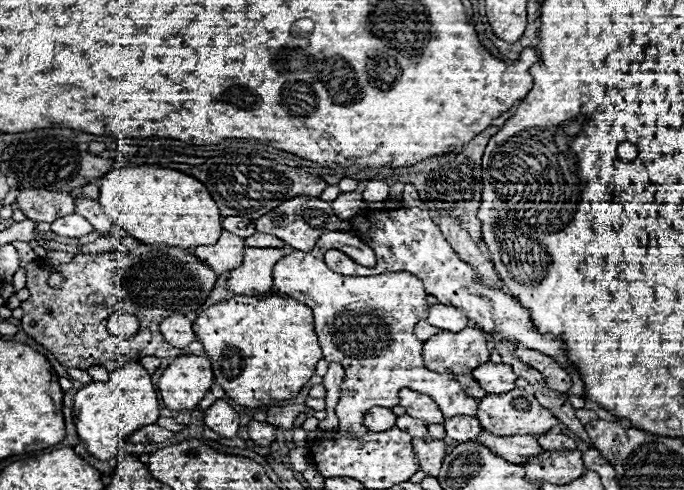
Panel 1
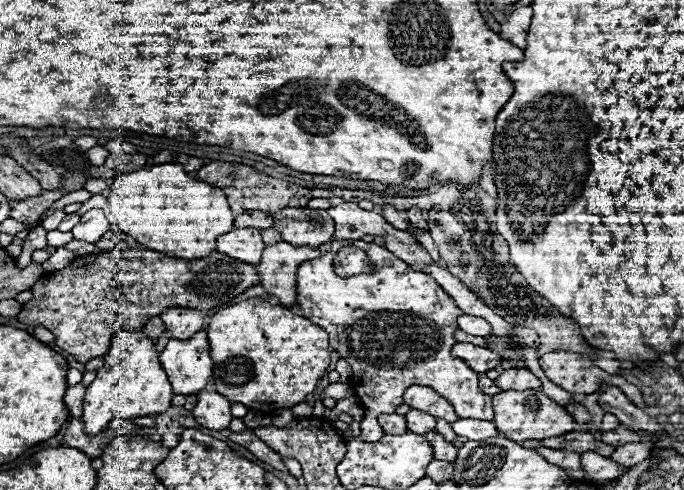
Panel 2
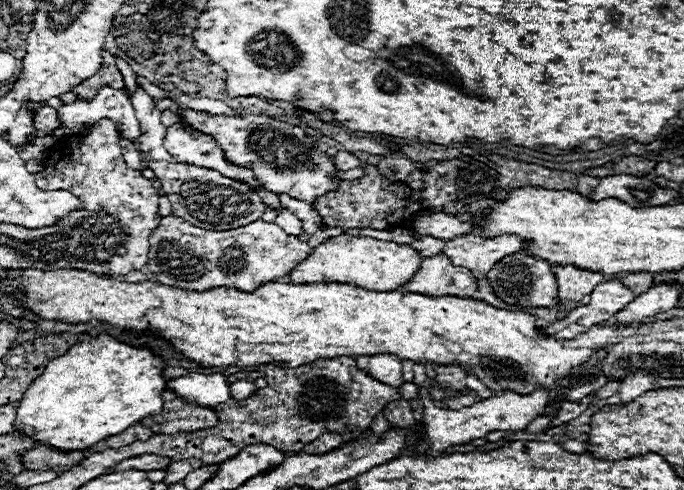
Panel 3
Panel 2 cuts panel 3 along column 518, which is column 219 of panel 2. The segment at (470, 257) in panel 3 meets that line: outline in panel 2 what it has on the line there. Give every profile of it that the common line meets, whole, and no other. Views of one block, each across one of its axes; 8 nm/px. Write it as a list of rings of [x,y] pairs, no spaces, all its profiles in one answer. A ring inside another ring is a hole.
[[[240,228],[240,230],[232,230],[230,234],[222,234],[218,238],[218,252],[242,260],[242,262],[250,262],[250,264],[258,264],[258,260],[262,260],[262,252],[264,252],[266,244],[262,242],[262,232],[256,228]]]

